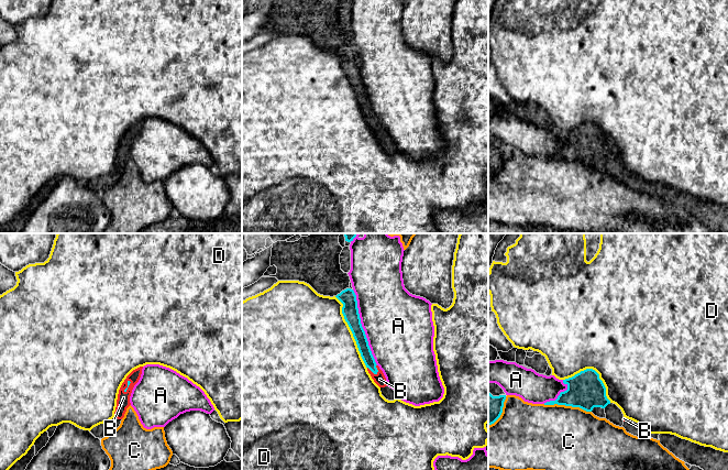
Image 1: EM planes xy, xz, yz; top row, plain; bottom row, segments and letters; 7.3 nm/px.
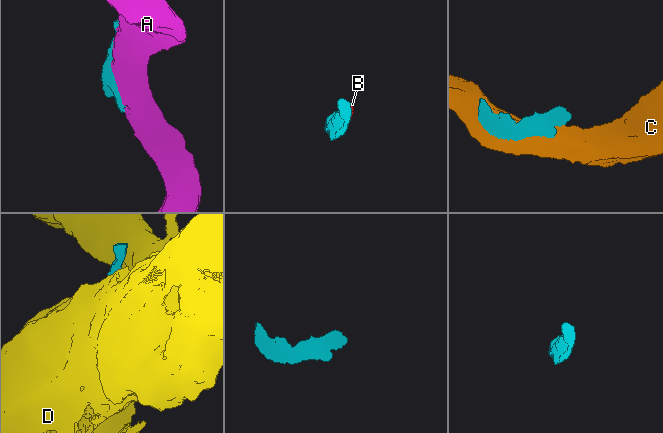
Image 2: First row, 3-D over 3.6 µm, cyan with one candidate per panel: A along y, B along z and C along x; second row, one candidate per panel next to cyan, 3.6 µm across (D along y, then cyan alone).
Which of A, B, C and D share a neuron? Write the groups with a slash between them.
A / B / C / D

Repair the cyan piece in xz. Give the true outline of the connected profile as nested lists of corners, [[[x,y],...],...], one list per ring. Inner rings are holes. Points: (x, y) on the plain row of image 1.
[[[346,42],[335,51],[343,57],[342,67],[353,87],[359,105],[367,121],[368,127],[371,128],[374,135],[380,141],[382,149],[388,154],[394,154],[395,152],[397,152],[396,146],[387,139],[386,131],[383,124],[376,118],[368,99],[365,85],[361,77],[356,48],[354,44]]]

